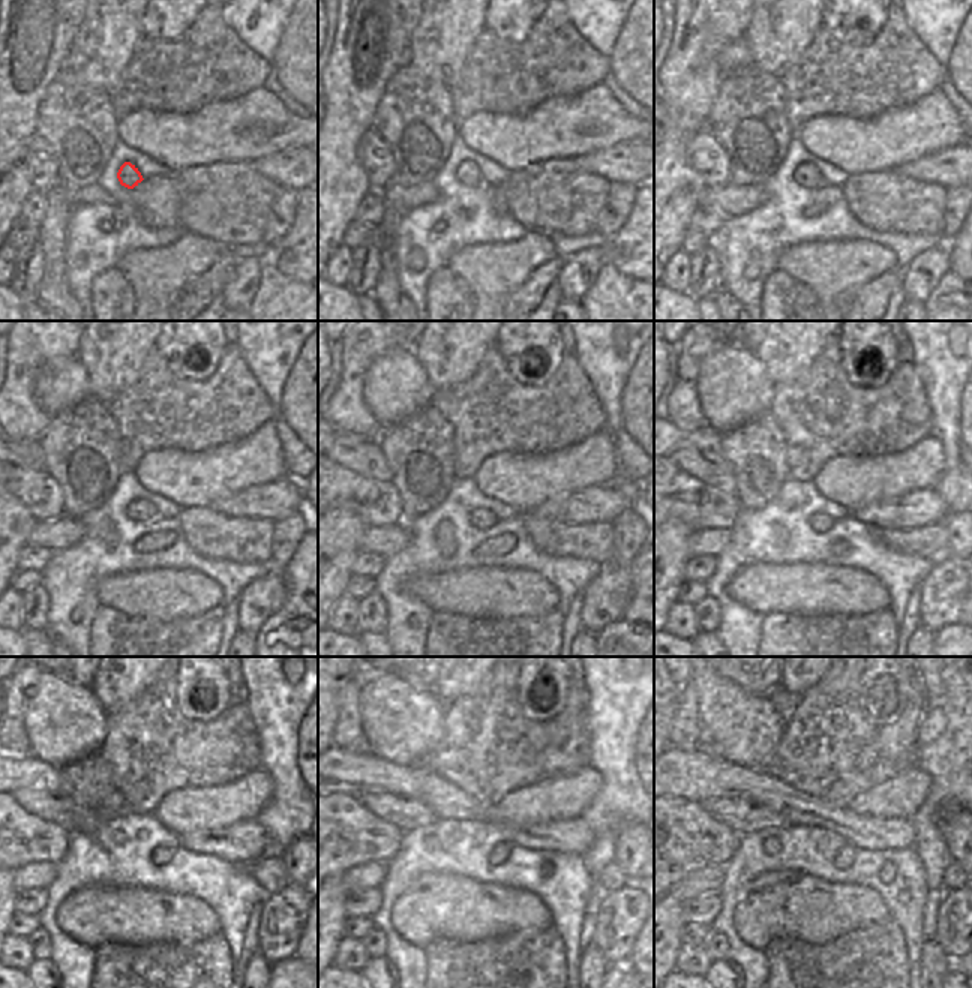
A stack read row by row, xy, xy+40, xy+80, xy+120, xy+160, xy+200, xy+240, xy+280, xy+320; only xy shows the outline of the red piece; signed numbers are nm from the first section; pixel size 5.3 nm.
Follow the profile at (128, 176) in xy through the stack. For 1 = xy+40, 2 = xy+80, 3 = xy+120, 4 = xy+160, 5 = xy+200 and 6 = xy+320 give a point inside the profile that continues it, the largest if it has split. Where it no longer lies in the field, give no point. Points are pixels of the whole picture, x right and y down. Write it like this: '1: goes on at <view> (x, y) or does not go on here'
1: goes on at xy+40 (468, 174)
2: goes on at xy+80 (807, 176)
3: goes on at xy+120 (138, 510)
4: goes on at xy+160 (482, 519)
5: goes on at xy+200 (819, 522)
6: goes on at xy+320 (845, 855)

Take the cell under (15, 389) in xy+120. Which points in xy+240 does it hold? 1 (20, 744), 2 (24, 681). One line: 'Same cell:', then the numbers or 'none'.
Same cell: 1, 2

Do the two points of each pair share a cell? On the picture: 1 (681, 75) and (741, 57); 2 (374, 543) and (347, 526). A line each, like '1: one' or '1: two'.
1: two
2: two

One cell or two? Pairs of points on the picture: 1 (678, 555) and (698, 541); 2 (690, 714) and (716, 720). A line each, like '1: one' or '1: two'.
1: two
2: two

